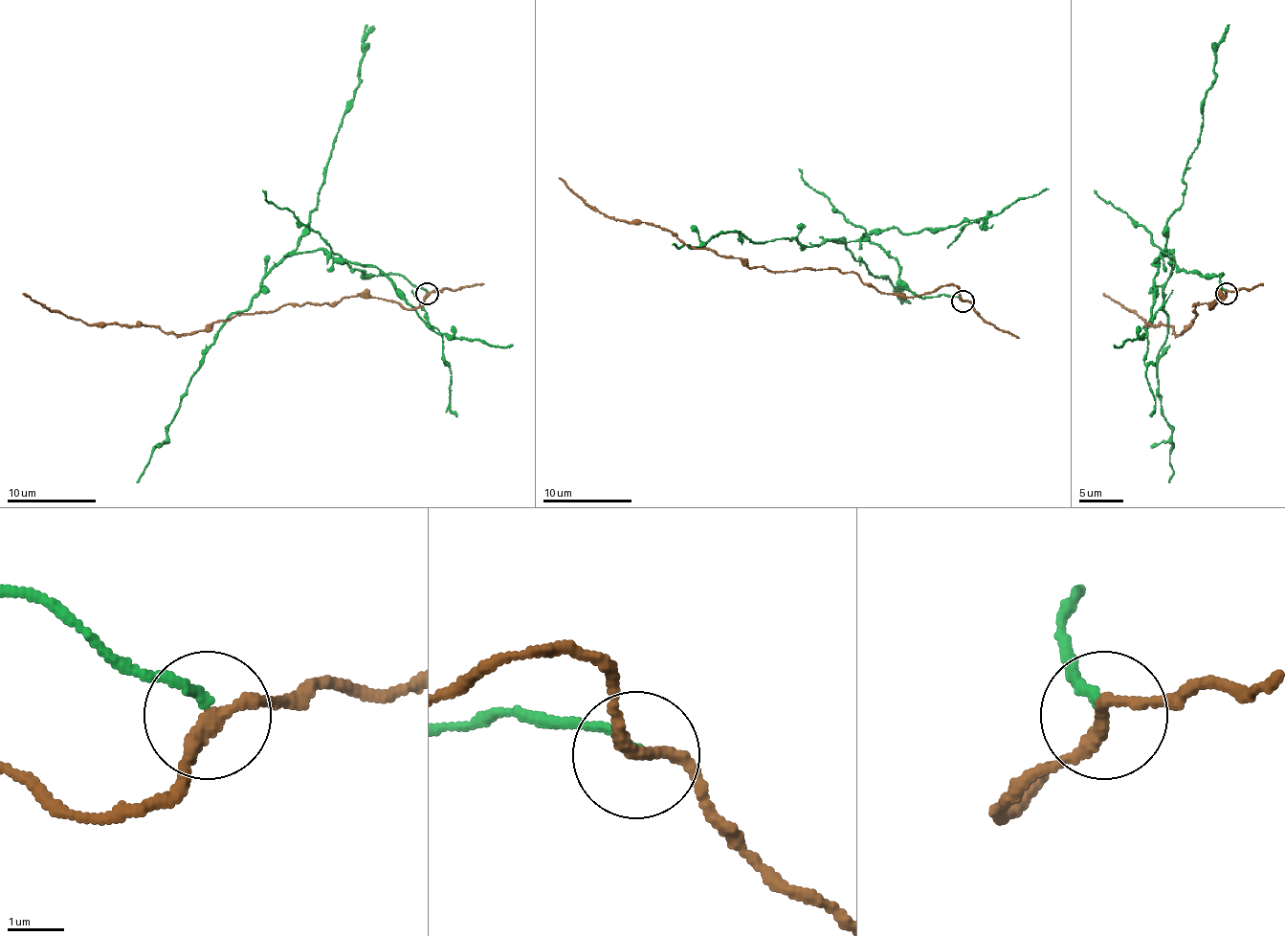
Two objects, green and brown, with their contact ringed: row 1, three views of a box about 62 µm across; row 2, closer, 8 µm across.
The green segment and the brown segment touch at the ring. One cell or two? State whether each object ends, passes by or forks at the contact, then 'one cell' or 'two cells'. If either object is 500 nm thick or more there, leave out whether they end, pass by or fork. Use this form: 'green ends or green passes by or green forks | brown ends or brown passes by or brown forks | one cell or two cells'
green ends | brown passes by | two cells

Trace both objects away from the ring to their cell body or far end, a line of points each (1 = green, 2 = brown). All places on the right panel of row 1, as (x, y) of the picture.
1: (1226, 292), (1221, 274), (1192, 274), (1162, 252), (1172, 267), (1157, 354), (1172, 429), (1167, 482)
2: (1226, 294), (1210, 309), (1219, 296), (1197, 302), (1181, 334), (1148, 324), (1103, 294)

